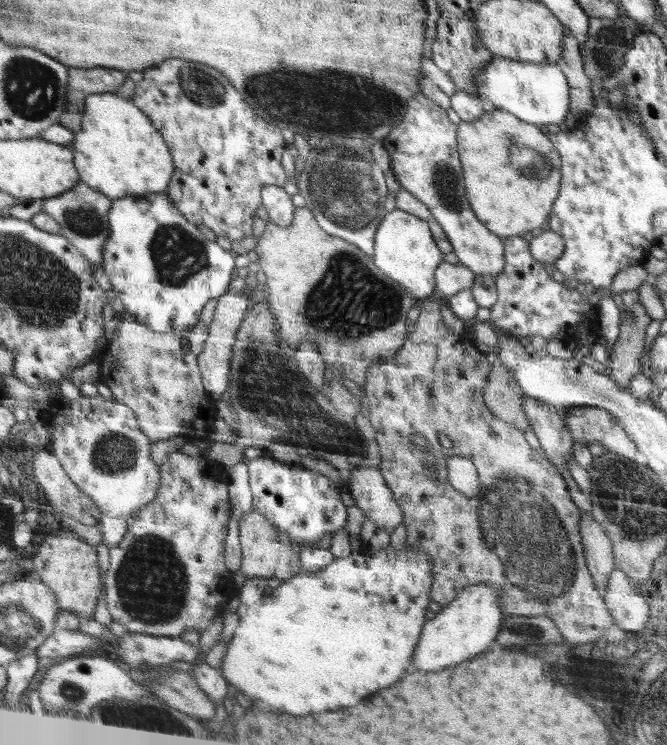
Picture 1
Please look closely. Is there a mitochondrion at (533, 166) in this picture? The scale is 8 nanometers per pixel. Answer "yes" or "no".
yes

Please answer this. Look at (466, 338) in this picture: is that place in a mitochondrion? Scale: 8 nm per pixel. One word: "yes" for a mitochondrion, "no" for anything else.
no

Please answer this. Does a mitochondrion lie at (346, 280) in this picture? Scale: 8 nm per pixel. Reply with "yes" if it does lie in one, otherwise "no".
yes

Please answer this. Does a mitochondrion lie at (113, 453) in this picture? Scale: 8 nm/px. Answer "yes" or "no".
yes

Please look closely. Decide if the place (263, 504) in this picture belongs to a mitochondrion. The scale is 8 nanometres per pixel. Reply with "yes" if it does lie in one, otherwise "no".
no

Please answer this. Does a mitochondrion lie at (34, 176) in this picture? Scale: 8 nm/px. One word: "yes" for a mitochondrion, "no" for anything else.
no

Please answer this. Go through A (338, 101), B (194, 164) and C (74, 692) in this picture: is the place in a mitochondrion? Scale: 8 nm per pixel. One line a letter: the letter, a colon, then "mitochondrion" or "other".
A: mitochondrion
B: other
C: mitochondrion

